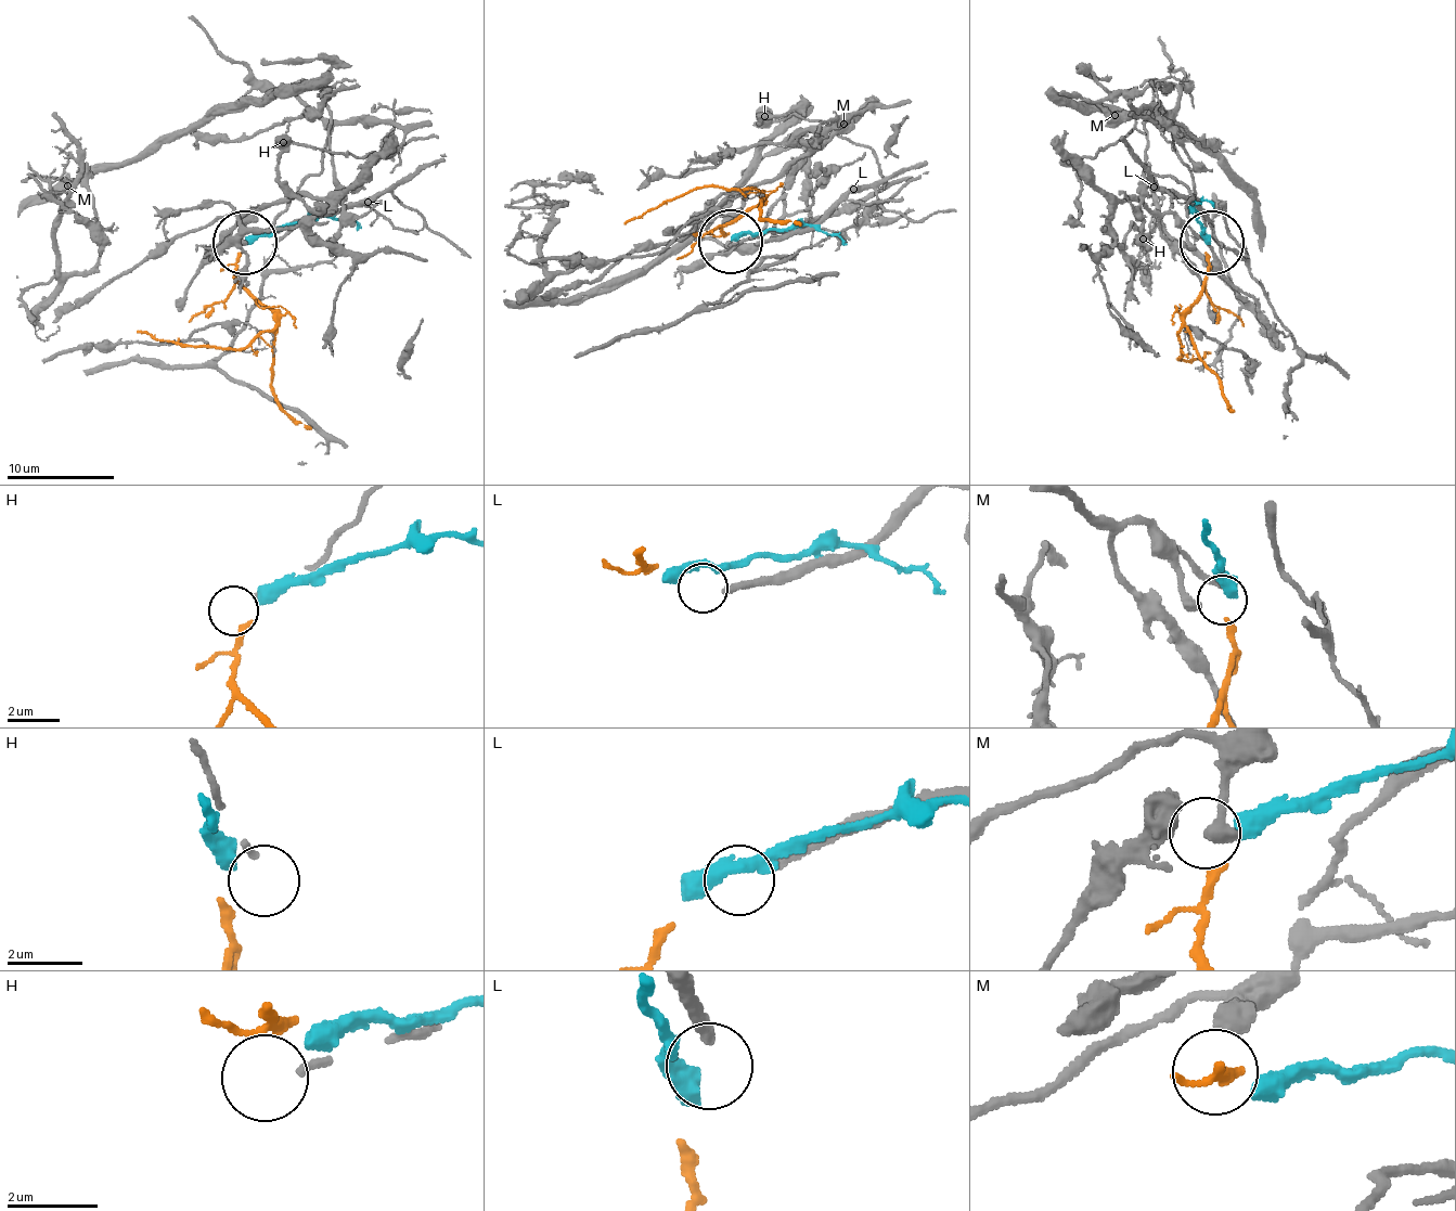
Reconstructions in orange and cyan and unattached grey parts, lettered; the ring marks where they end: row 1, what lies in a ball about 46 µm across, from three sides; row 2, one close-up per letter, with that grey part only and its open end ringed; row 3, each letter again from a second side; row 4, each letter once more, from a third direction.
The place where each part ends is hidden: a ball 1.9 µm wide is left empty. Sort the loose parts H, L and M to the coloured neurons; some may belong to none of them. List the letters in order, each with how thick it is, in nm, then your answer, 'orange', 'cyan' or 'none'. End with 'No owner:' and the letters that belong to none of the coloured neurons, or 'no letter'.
H: calibre 160 nm; none
L: calibre 320 nm; none
M: calibre 440 nm; cyan
No owner: H, L

